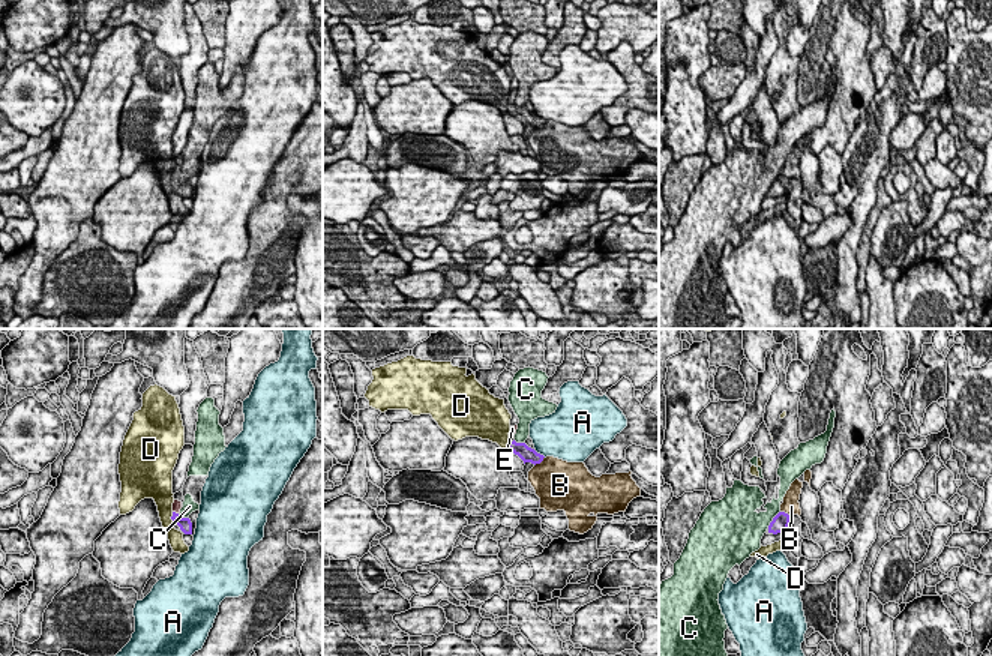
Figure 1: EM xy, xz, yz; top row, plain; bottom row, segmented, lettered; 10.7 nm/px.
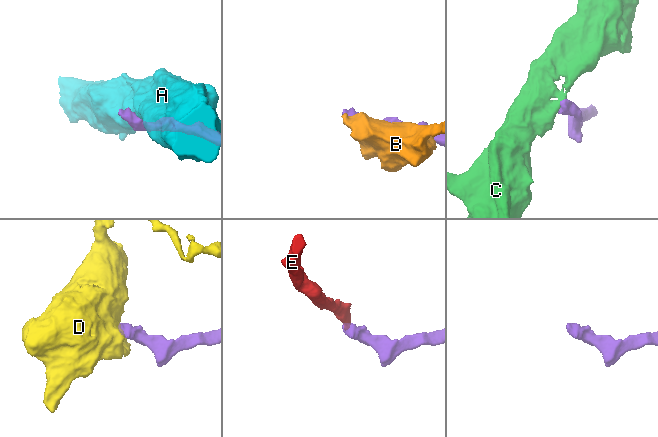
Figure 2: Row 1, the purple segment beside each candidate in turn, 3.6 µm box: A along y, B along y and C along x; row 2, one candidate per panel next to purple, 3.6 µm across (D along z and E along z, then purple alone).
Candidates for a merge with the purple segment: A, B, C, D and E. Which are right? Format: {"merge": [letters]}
{"merge": ["E"]}

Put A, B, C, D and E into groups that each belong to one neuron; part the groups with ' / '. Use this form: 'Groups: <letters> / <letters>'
Groups: A / B / C / D / E

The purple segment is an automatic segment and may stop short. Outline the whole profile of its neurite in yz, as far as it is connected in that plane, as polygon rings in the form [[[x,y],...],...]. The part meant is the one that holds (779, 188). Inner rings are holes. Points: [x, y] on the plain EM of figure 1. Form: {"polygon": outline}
{"polygon": [[[779,176],[768,189],[768,197],[786,197],[789,189],[789,179],[785,176]]]}

